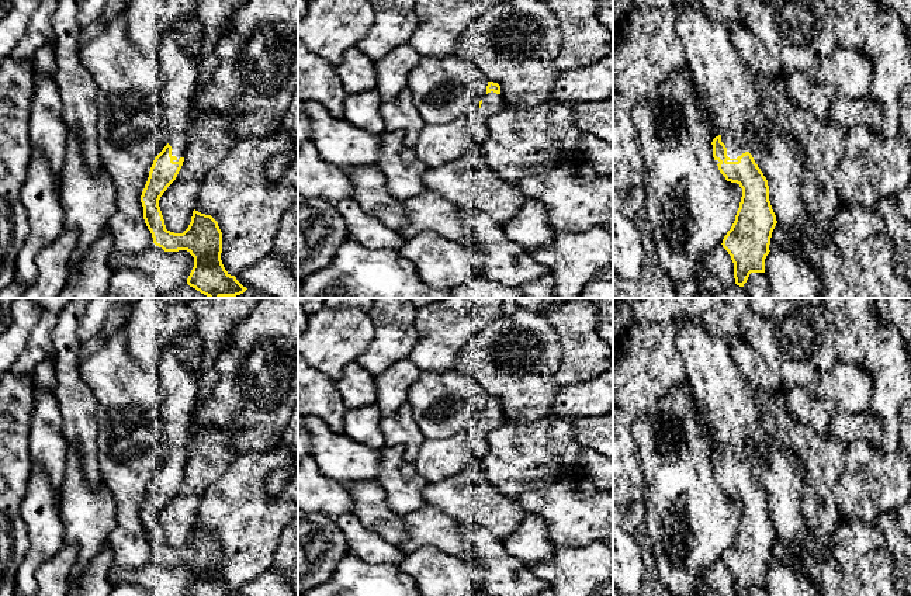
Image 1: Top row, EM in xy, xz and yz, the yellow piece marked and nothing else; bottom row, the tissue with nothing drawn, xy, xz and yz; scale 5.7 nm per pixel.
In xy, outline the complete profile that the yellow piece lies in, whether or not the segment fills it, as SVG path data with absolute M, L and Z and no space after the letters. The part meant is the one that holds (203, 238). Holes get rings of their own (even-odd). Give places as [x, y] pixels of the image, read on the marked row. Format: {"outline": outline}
{"outline": "M174 28L163 35L157 62L164 79L163 104L170 135L169 143L153 160L141 195L143 219L156 246L164 252L187 250L194 257L194 267L187 278L190 287L208 298L235 298L247 288L222 264L222 232L218 222L194 209L183 233L170 232L164 225L159 200L176 180L184 162L191 125L190 103L198 87L198 73L194 59L187 55L184 38Z"}

